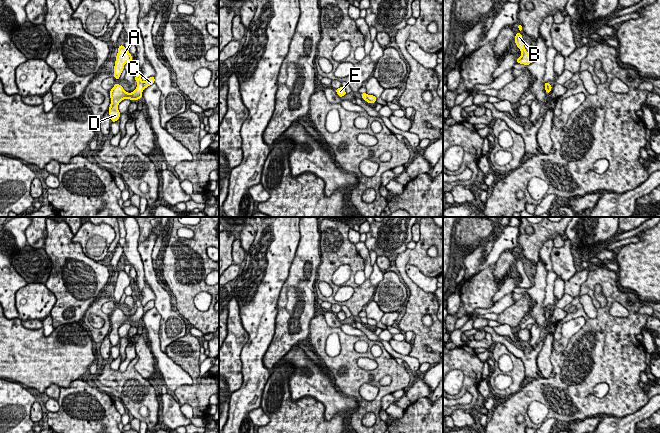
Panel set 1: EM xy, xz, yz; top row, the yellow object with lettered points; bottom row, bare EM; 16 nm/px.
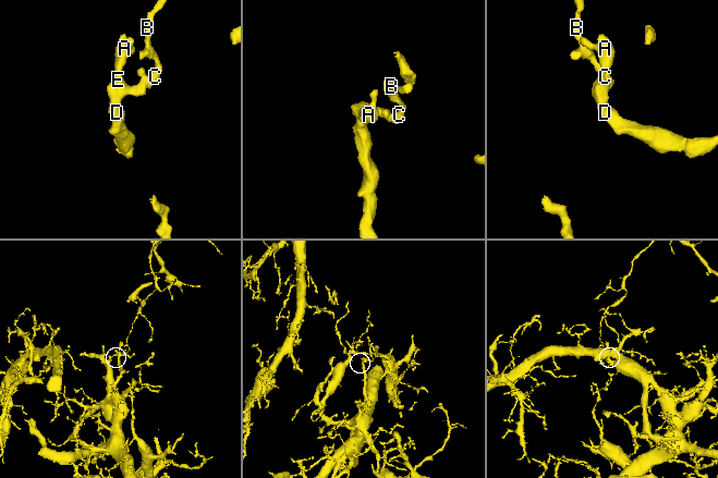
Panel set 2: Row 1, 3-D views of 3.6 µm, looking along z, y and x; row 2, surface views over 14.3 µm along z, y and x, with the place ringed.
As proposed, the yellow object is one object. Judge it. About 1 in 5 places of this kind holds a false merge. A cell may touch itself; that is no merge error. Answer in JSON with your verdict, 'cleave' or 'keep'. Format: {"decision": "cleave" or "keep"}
{"decision": "cleave"}

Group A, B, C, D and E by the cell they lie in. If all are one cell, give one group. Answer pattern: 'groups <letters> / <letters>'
groups A D E / B C

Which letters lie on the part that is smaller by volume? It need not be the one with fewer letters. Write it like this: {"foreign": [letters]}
{"foreign": ["B", "C"]}

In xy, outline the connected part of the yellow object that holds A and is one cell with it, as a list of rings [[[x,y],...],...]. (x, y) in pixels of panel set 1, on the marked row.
[[[120,45],[118,47],[118,53],[116,56],[114,74],[113,74],[116,80],[119,80],[120,75],[122,71],[124,70],[124,65],[132,60],[133,60],[133,57],[129,53],[129,51],[124,47],[124,45]]]

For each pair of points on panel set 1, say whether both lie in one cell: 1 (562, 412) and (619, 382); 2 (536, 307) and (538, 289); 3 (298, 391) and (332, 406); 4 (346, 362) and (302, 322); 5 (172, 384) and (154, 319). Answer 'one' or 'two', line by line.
1: one
2: one
3: one
4: two
5: one

